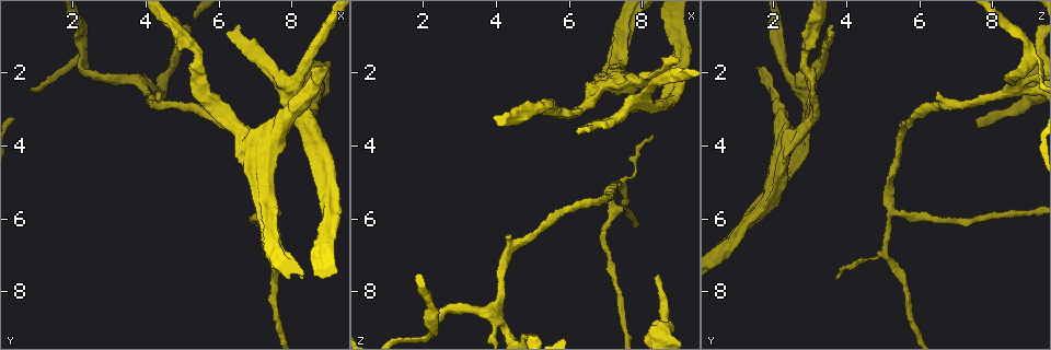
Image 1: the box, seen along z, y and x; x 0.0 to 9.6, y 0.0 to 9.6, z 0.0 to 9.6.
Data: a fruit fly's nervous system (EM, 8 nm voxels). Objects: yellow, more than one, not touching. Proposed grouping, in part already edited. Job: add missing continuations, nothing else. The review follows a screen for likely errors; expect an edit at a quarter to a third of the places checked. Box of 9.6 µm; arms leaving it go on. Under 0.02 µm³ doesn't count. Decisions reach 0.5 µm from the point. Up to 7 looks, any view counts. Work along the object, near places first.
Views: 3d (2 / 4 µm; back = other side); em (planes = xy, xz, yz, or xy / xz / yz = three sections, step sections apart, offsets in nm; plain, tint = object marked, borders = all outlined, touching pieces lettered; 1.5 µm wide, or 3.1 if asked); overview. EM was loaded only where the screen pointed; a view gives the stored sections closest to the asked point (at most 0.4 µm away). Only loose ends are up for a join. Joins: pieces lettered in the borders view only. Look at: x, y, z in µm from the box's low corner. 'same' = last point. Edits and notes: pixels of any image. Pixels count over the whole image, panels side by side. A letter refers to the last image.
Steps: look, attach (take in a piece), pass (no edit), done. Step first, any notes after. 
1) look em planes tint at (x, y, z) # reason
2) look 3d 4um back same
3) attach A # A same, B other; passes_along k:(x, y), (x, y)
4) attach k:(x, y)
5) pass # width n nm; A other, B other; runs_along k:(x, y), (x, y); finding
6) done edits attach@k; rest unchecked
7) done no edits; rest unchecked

look 3d 4um back at (9.00, 1.80, 1.65) # branch stops here

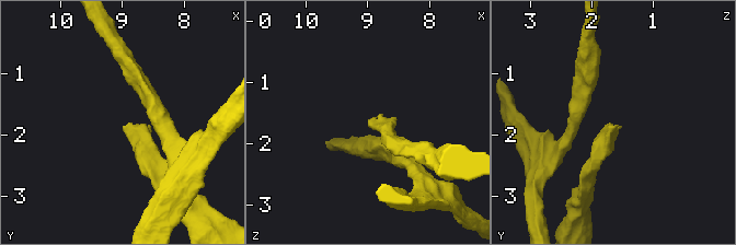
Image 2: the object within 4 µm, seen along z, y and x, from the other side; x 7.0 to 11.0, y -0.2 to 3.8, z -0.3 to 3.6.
look em yz step 8 tint at (9.00, 1.85, 1.65) # shape alone is not enough

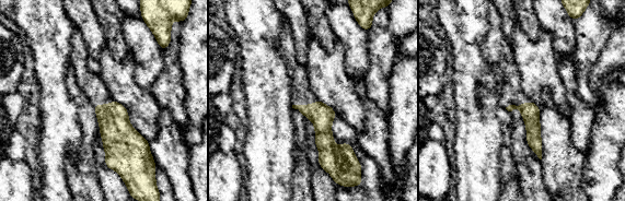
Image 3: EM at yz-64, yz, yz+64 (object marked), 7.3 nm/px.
look em yz step 8 borders same # what lies round it

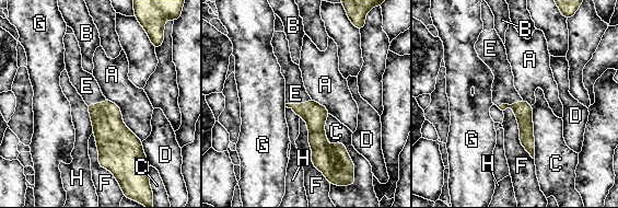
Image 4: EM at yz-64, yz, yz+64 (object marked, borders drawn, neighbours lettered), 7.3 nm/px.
attach E # A other, B other, C other, D other, E same, F other, G other, H other; passes_along 4:(315, 115), (298, 104), (295, 93); it goes on there

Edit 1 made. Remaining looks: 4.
look overview # see it whole again

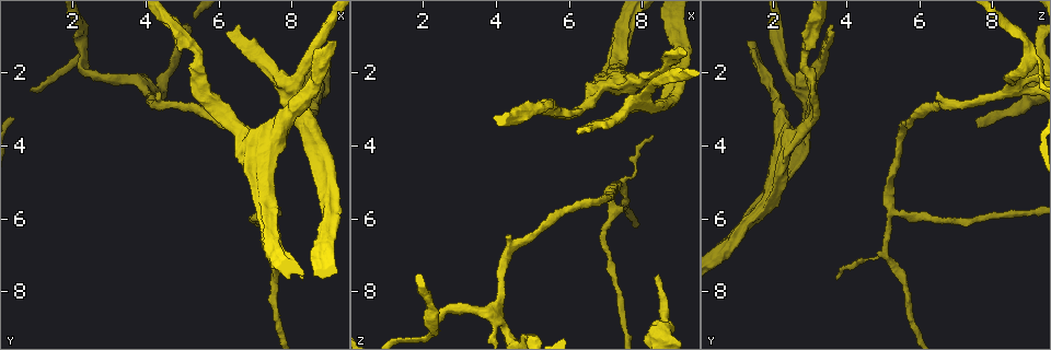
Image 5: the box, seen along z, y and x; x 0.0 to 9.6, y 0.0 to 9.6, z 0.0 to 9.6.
look em yz step 8 tint at (6.55, 0.75, 3.65) # an open end

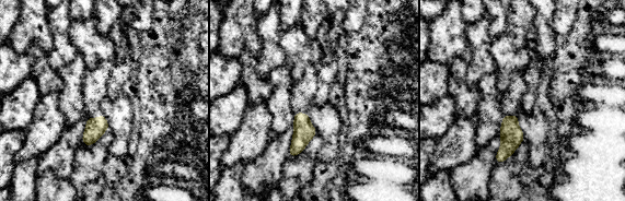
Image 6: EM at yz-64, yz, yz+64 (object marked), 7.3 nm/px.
look em planes borders same

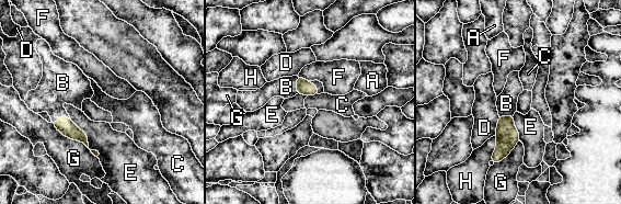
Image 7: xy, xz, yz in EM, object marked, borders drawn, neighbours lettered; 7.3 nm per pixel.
attach B # A other, B same, C other, D other, E other, F other, G other, H other; the neuron continues

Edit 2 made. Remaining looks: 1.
look em planes borders at (6.40, 4.30, 2.30) # free end

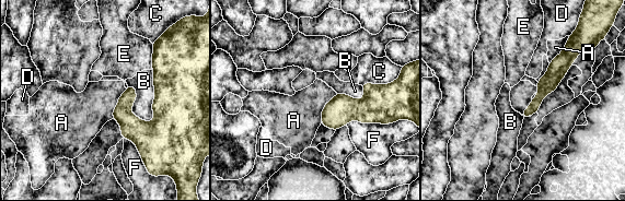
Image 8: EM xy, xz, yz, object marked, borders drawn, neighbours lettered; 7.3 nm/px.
pass # longest_contact B 400 nm; A other, B other, C other, D other, E other, F other; no lettered piece goes on from it

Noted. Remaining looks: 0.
done edits attach@4, attach@7; rest unchecked

